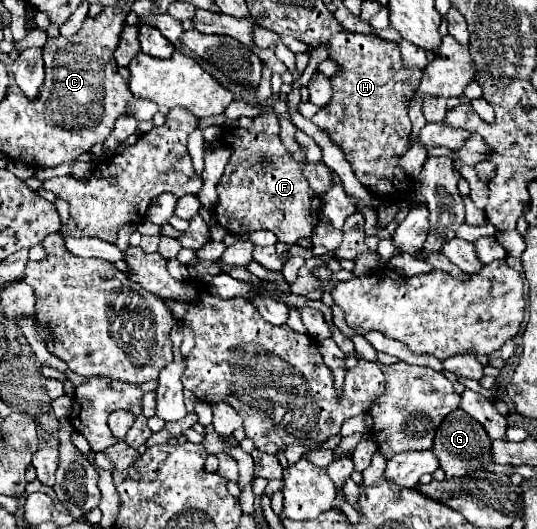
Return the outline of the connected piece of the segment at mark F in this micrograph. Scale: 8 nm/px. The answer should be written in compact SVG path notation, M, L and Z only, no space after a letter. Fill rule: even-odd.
M275 113L259 115L253 119L249 129L227 129L221 137L235 151L217 183L219 203L215 207L215 219L227 231L235 235L245 235L257 229L267 229L277 235L281 243L293 245L299 239L311 237L313 229L321 217L321 197L309 187L301 165L295 163L279 137L279 121ZM261 157L271 159L261 173Z

